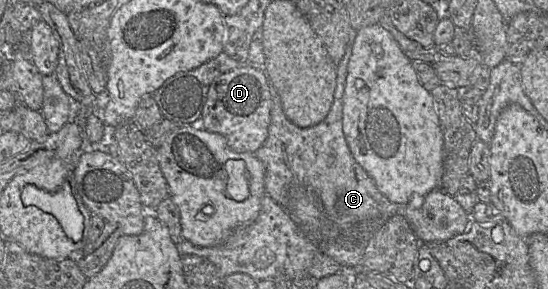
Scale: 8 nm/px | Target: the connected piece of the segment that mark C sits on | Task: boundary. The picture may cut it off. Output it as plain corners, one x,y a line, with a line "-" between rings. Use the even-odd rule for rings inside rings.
356,30
350,31
345,55
336,69
336,86
332,105
325,119
317,125
309,128
294,125
286,117
276,89
269,83
272,105
268,136
254,153
264,166
266,194
285,210
295,189
310,189
317,195
328,218
345,235
348,235
345,245
325,245
319,250
344,269
360,269
364,244
368,238
385,220
395,214
403,213
402,206
388,200
373,179
355,161
343,134
343,95
348,62
356,33

